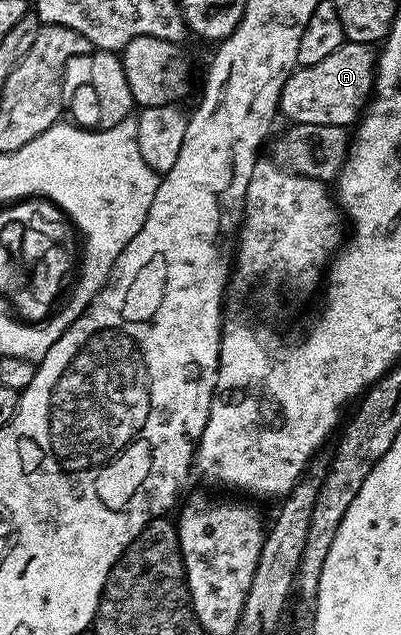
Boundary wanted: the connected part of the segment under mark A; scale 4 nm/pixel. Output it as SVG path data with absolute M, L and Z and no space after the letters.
M345 40L326 59L320 60L313 65L300 65L293 69L289 77L284 78L284 86L280 92L279 112L289 118L291 124L336 124L352 127L359 122L366 106L374 92L374 66L378 56L377 50L371 45L354 43Z

